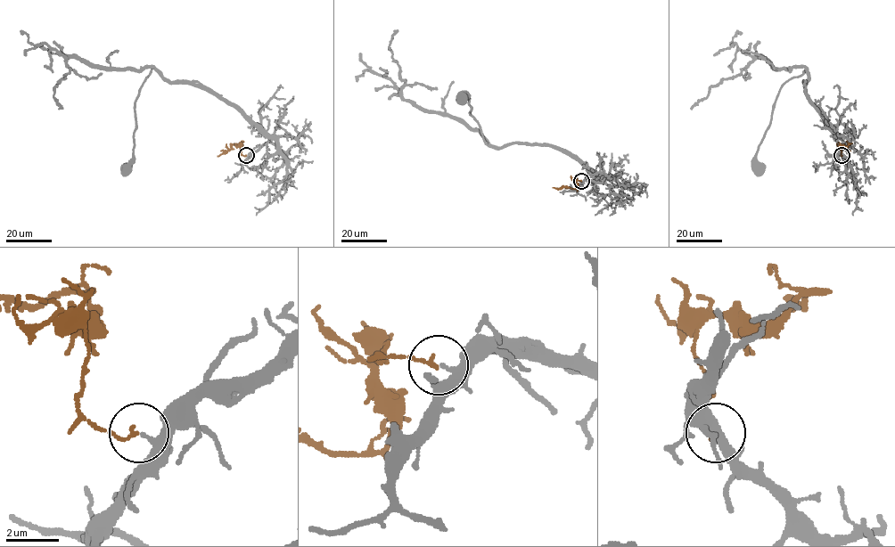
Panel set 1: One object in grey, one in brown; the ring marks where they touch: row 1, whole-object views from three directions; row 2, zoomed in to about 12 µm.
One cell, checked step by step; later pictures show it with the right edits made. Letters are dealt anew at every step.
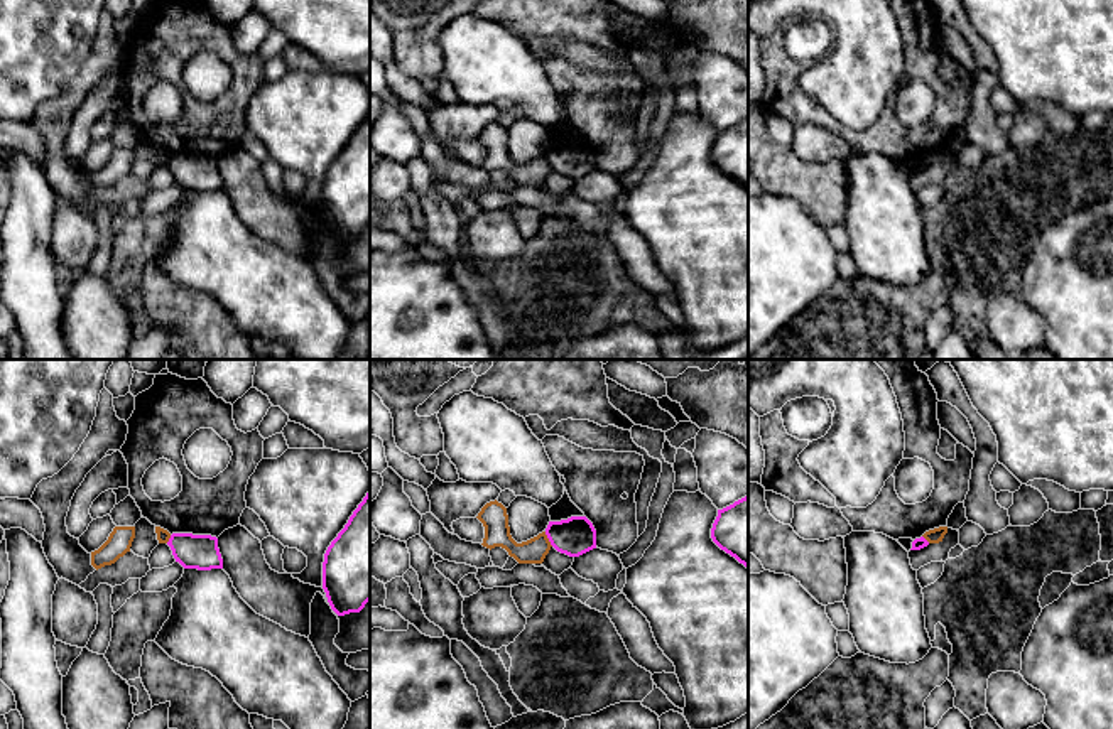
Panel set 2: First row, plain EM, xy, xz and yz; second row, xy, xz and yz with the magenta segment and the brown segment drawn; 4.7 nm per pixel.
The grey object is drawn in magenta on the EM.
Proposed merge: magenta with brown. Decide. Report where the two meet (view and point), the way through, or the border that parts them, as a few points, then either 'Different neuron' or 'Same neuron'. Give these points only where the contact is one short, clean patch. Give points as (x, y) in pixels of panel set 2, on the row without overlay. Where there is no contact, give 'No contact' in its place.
Touches magenta at xz (548, 159). Boundary: xz (544, 154), (553, 167). Different neuron

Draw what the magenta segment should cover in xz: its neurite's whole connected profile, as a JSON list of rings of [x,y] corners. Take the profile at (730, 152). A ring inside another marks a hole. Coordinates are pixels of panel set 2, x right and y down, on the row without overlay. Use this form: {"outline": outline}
{"outline": [[[748,118],[718,132],[711,160],[748,191]]]}

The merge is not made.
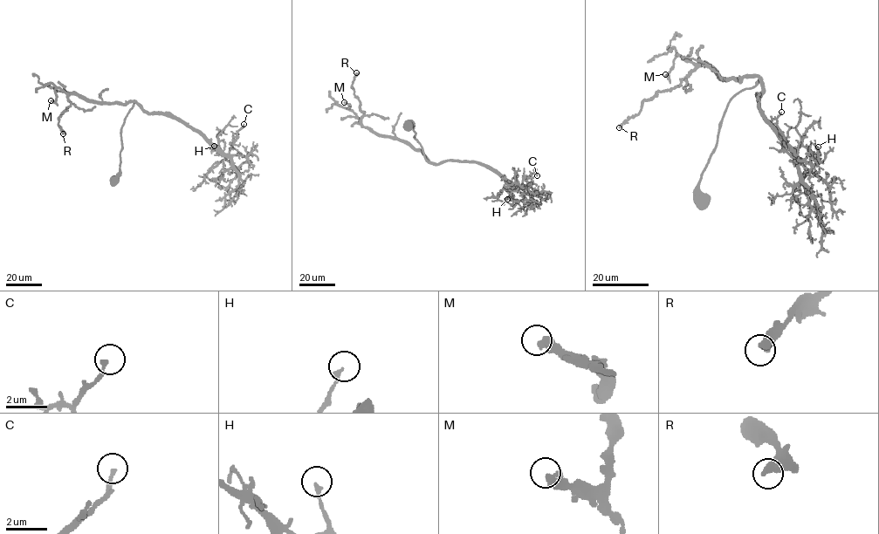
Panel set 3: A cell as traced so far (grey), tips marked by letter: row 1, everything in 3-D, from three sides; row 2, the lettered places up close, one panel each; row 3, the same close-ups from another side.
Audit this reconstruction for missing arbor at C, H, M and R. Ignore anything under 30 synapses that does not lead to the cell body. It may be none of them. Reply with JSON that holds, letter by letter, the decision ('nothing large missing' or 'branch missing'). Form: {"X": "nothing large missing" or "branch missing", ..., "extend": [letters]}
{"C": "nothing large missing", "H": "nothing large missing", "M": "nothing large missing", "R": "nothing large missing", "extend": []}

